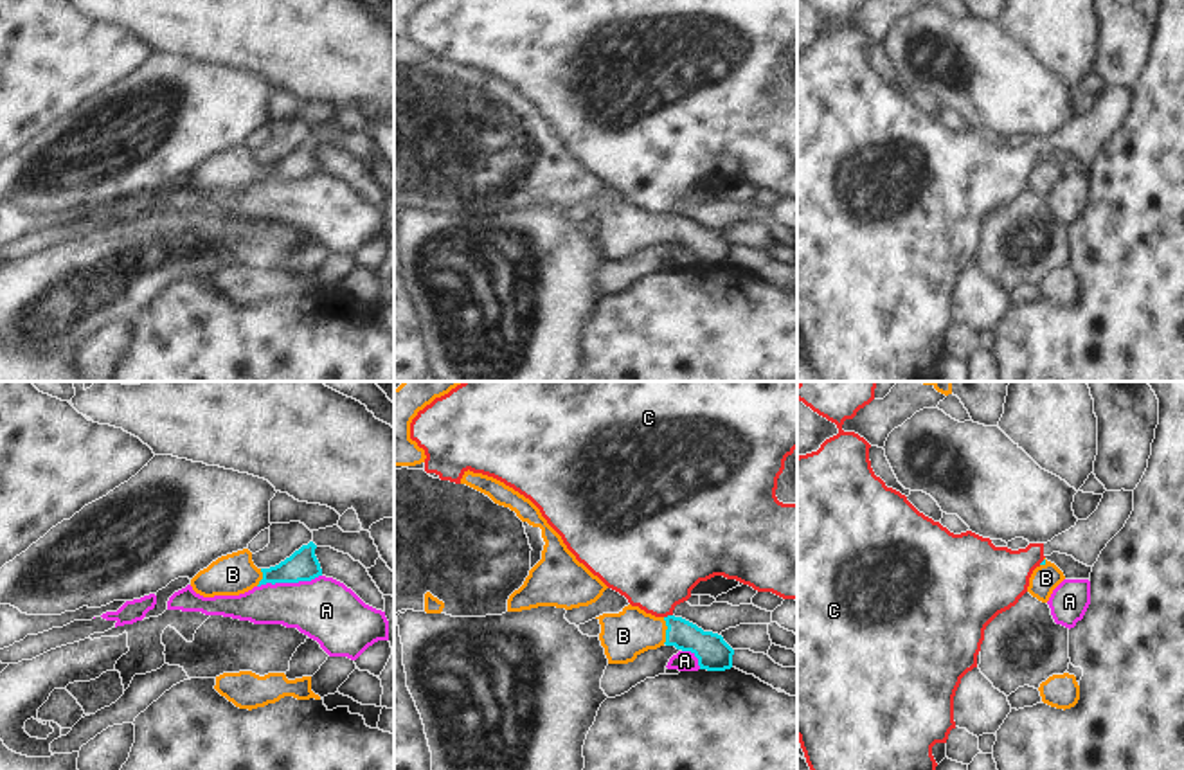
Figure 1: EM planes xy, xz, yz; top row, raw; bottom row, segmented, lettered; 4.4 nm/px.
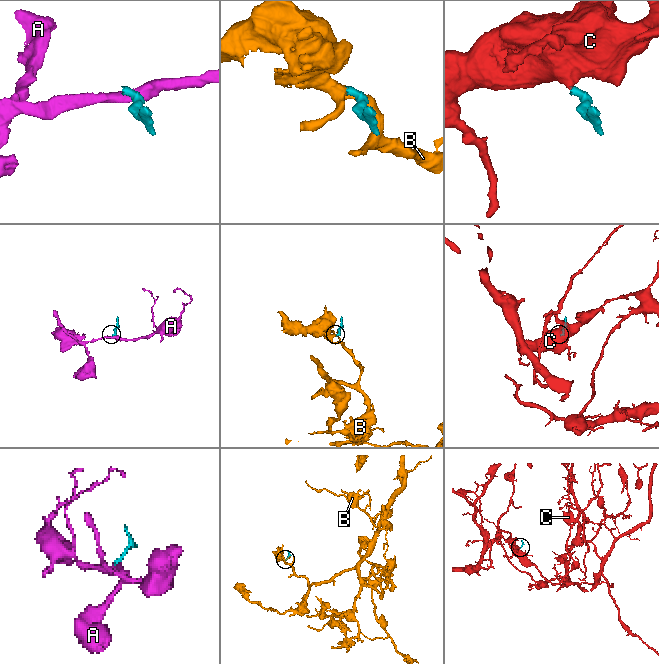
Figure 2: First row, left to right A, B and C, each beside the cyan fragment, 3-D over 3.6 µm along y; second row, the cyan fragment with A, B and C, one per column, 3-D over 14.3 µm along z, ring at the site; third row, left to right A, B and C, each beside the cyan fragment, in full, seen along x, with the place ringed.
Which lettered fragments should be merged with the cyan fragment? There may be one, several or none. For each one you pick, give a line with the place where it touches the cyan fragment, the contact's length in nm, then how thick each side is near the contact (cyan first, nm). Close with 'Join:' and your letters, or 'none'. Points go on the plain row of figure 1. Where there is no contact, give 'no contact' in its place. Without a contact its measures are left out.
B: xz (666, 227) | 120 nm | 150/200 nm
Join: B

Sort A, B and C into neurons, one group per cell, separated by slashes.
A / B / C

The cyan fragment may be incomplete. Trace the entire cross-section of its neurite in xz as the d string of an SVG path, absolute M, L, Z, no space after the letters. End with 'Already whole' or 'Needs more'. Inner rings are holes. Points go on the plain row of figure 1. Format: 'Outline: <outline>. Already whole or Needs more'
Outline: M628 201L619 210L603 210L596 216L601 221L599 237L608 261L633 259L641 250L666 241L691 248L698 255L700 266L725 268L732 264L734 246L723 234L704 228L682 214L655 214Z. Needs more.

